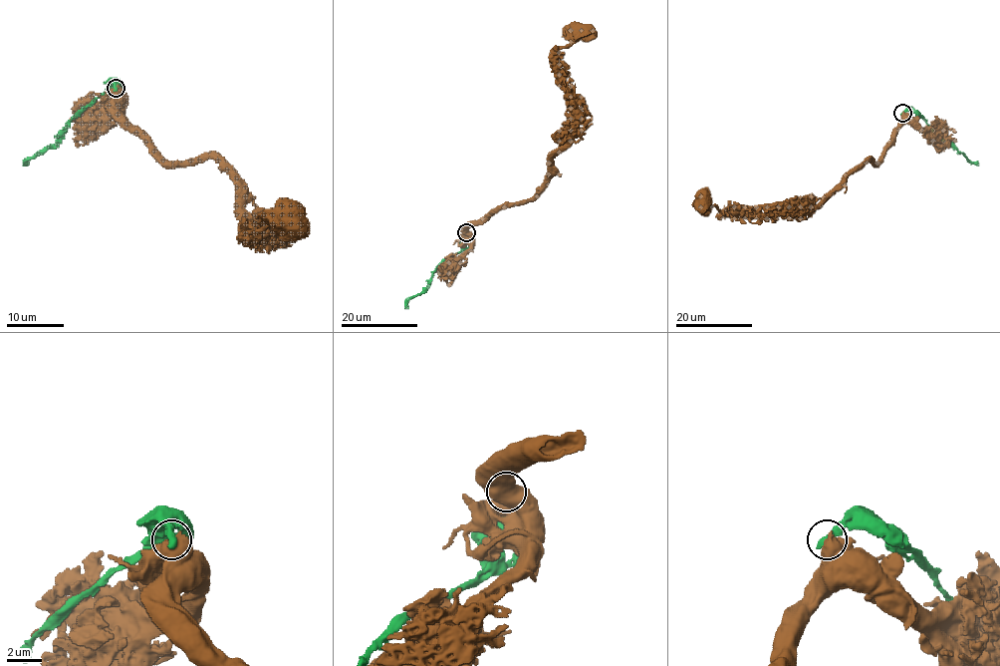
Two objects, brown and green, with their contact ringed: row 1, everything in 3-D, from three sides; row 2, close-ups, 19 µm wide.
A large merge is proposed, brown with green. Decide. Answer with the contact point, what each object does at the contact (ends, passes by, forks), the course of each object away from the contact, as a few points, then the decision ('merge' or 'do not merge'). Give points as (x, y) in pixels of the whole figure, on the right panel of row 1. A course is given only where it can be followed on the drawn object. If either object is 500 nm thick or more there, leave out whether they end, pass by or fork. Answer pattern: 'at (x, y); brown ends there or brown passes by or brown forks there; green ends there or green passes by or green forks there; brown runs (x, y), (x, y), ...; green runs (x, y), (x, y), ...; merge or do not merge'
at (902, 113); brown runs (902, 114), (894, 143), (878, 162), (867, 161), (821, 199), (723, 214), (714, 206), (705, 209), (702, 198); green runs (902, 113), (914, 110), (946, 142), (978, 166); do not merge

